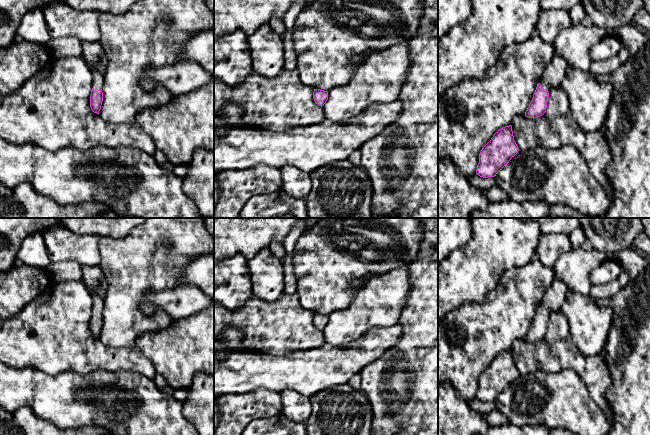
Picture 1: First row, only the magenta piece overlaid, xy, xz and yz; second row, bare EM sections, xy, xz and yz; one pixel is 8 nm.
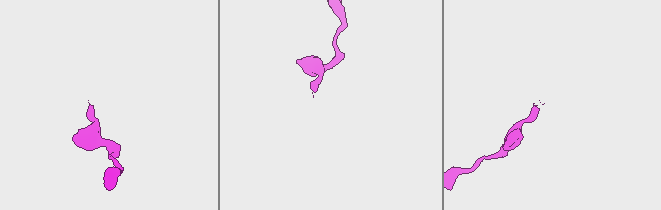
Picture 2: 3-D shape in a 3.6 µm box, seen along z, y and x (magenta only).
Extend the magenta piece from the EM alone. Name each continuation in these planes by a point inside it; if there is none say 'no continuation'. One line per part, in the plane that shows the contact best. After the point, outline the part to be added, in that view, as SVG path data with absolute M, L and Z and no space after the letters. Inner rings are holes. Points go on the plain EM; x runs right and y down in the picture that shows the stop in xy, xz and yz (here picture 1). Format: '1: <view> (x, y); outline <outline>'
1: yz (555, 295); outline M554 278L542 299L539 309L550 316L552 311L560 309L569 290L569 286L564 281Z

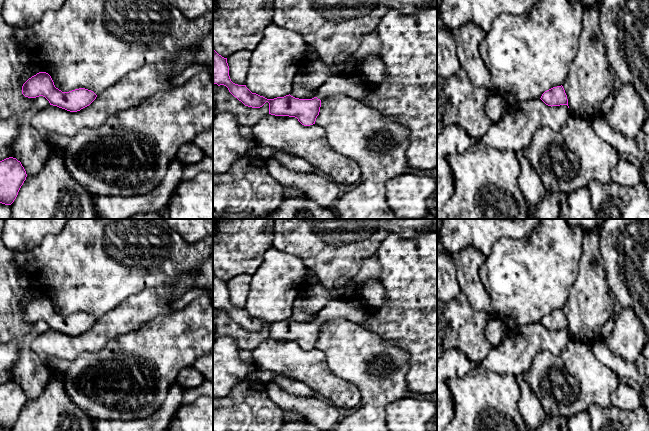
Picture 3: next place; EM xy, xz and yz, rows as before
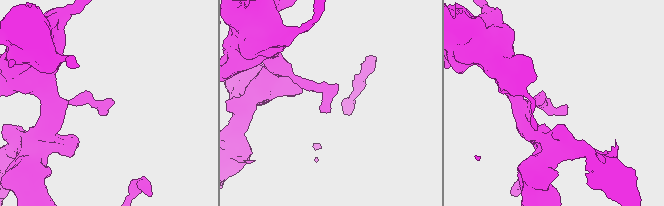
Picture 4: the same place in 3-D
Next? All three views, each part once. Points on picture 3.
1: xz (353, 312); outline M337 300L330 302L323 308L319 312L316 321L321 324L328 319L339 317L361 326L365 323L365 313L359 303Z

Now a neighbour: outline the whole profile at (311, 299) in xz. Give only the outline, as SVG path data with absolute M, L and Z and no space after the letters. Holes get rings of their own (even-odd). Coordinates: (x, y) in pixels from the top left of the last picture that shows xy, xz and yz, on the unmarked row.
M375 252L360 263L355 277L346 279L335 289L327 289L320 282L305 285L296 297L290 319L299 323L312 323L319 312L334 300L362 302L360 294L364 284L371 279L380 282L381 273L382 266Z

